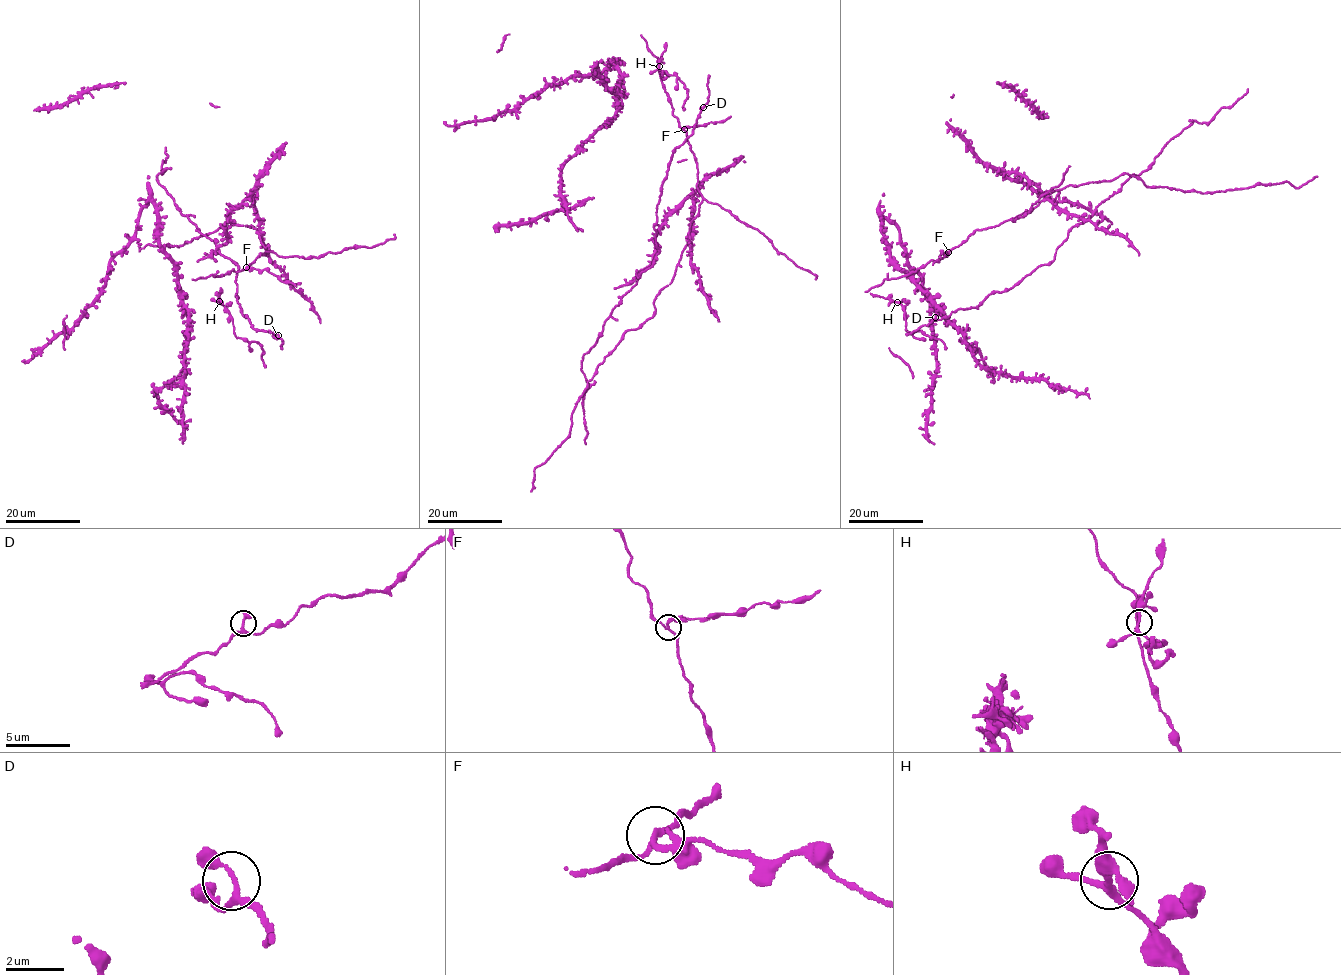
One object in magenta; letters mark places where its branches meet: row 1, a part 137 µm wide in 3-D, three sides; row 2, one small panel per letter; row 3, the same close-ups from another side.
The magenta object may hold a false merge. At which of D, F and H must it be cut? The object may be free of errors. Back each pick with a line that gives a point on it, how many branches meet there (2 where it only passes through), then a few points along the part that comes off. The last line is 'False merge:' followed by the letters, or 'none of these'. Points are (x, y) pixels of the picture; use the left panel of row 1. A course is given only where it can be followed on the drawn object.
F: at (246, 267); 3 branches meet; foreign part runs (246, 267), (267, 269), (284, 282), (296, 286)
False merge: F

